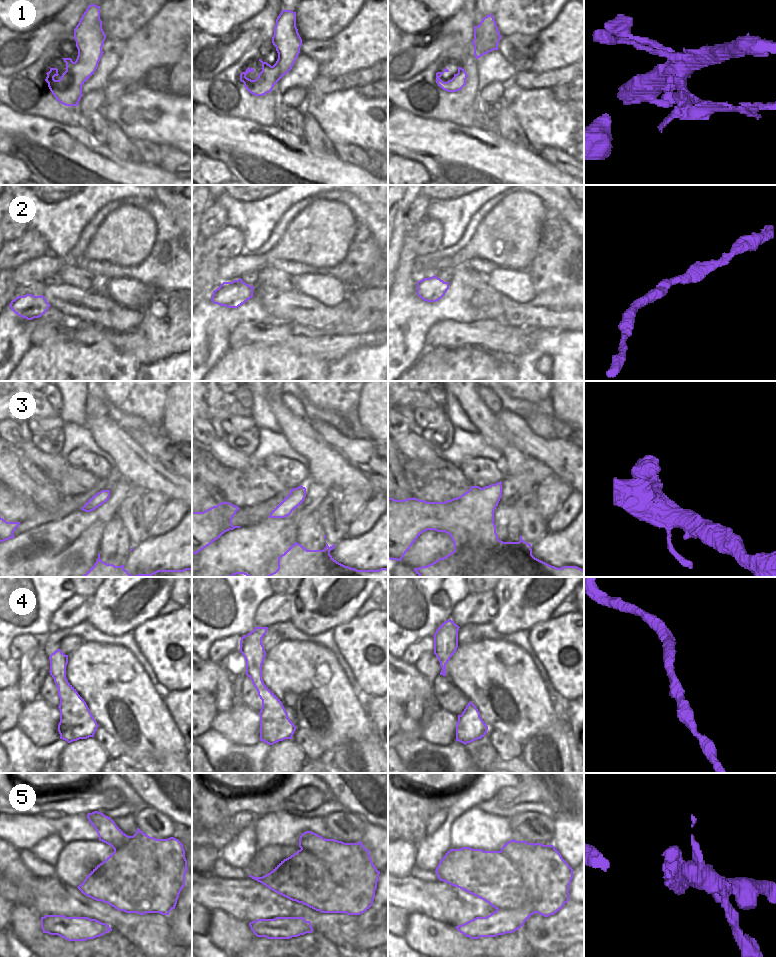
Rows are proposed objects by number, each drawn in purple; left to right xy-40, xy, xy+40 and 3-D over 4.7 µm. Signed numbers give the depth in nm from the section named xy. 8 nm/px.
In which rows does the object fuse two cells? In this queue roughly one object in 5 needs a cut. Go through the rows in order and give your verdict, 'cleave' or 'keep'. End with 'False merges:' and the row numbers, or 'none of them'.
1: cleave
2: keep
3: keep
4: keep
5: cleave
False merges: 1, 5

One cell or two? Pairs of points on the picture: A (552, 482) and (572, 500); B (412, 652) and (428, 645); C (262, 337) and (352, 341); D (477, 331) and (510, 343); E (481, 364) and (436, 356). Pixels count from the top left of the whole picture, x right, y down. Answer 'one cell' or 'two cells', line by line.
A: two cells
B: one cell
C: one cell
D: one cell
E: one cell

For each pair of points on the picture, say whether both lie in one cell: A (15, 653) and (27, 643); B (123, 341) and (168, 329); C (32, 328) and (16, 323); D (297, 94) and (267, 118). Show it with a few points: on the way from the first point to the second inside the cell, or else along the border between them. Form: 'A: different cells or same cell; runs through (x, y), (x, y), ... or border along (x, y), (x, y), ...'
A: same cell; runs through (18, 650), (24, 646)
B: different cells; border along (136, 327), (144, 333), (146, 341), (168, 341)
C: different cells; border along (26, 319), (25, 329), (30, 337), (31, 345)
D: different cells; border along (282, 94), (279, 99)

